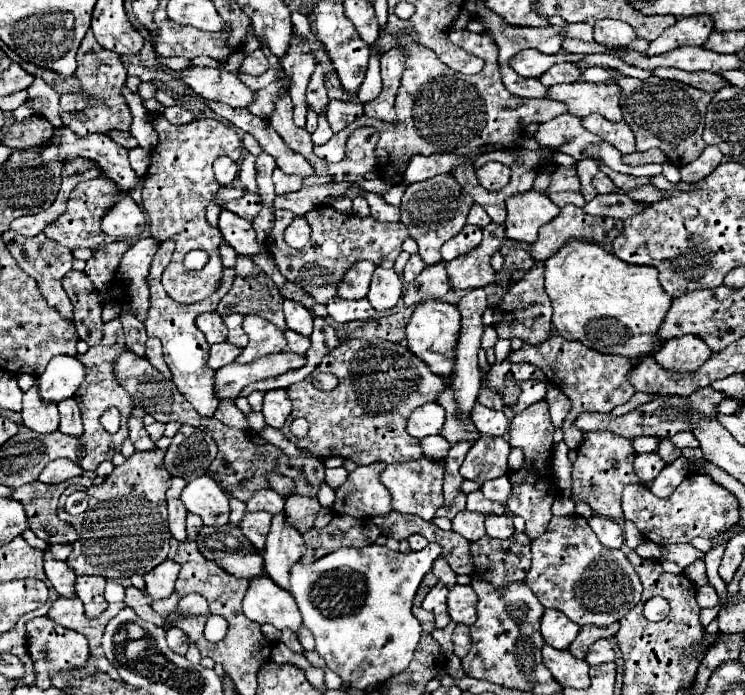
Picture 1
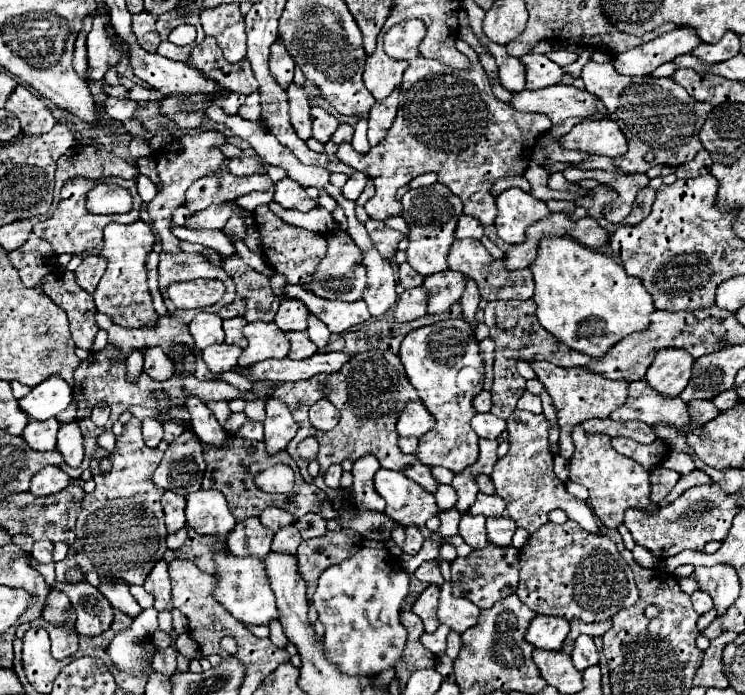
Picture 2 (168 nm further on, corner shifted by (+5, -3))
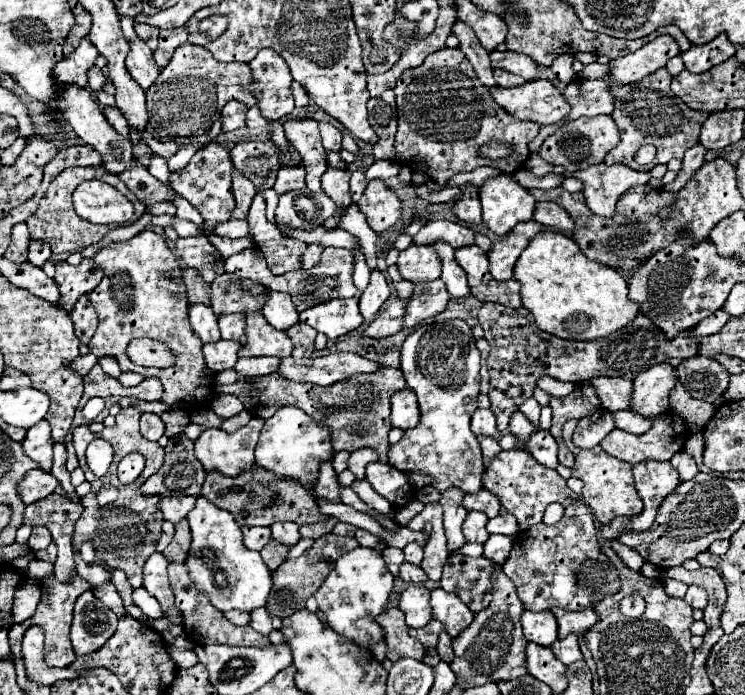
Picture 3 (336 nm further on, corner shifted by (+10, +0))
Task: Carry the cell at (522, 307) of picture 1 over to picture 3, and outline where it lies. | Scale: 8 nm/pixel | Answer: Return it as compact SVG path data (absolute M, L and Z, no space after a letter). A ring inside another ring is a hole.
M485 302L479 310L479 324L485 330L485 340L491 344L487 358L487 368L491 376L491 410L497 418L497 430L503 432L509 426L513 412L533 396L537 380L541 376L551 376L561 382L585 382L595 376L617 376L633 380L637 374L661 364L669 358L691 358L697 354L699 344L691 338L691 330L681 332L675 340L667 340L665 334L645 316L639 314L625 328L597 340L577 342L561 340L537 330L537 324L527 308L503 308L501 304Z

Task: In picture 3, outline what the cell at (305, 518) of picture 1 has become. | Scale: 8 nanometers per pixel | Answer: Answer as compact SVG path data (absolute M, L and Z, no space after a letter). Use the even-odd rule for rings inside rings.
M271 540L271 542L261 550L261 558L263 558L263 562L267 564L267 568L273 572L273 570L277 570L279 564L287 558L287 552L289 552L289 548L281 546L277 540Z

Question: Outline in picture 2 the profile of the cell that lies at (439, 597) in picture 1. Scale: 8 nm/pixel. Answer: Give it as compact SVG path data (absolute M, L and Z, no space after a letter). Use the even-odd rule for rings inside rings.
M430 585L414 603L412 611L424 621L424 631L426 633L434 633L440 625L438 617L436 617L436 609L438 609L438 597L440 597L440 587L438 585Z

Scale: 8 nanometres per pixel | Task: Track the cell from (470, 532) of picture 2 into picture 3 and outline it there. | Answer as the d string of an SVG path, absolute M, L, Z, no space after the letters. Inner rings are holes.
M469 512L465 522L463 522L463 534L467 538L467 542L485 542L489 538L489 532L487 532L487 516L485 512Z

